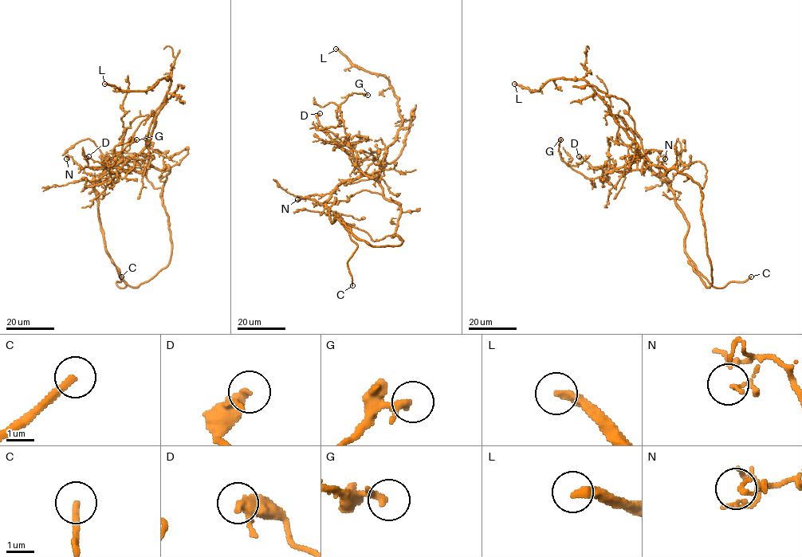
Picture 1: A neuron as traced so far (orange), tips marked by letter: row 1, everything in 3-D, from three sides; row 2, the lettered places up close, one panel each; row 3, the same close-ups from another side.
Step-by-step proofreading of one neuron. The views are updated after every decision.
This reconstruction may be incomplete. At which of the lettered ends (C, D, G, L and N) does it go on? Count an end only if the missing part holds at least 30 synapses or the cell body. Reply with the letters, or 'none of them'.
L

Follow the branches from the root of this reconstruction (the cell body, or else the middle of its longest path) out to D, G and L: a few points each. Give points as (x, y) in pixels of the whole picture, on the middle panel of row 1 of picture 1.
D: (359, 177), (360, 170), (351, 149), (320, 124), (317, 117), (320, 113)
G: (359, 177), (360, 170), (348, 145), (340, 104), (353, 93), (367, 95)
L: (359, 177), (379, 171), (385, 150), (395, 139), (402, 119), (390, 82), (382, 75), (355, 67), (336, 49)

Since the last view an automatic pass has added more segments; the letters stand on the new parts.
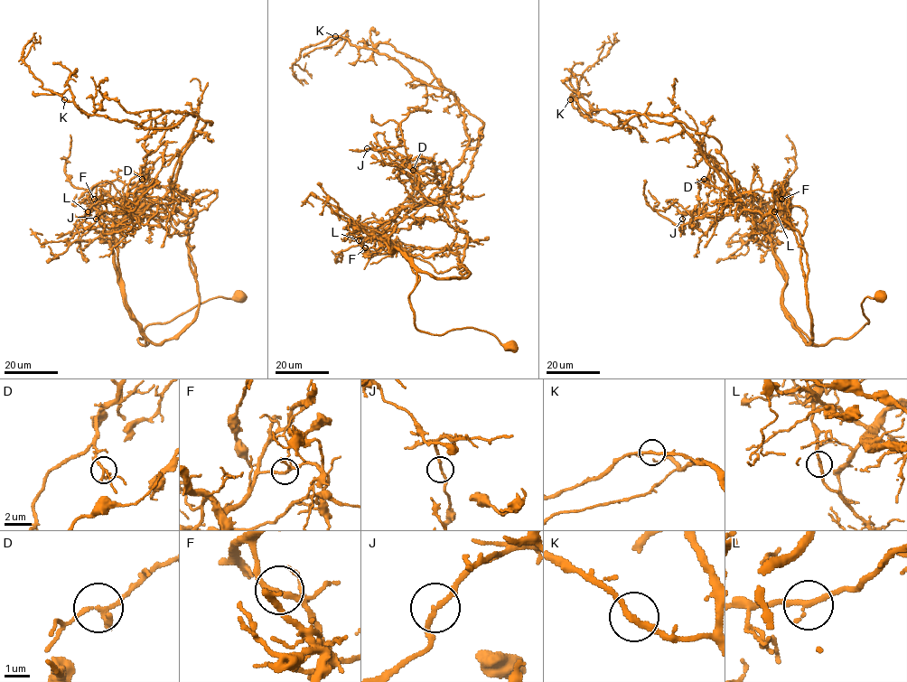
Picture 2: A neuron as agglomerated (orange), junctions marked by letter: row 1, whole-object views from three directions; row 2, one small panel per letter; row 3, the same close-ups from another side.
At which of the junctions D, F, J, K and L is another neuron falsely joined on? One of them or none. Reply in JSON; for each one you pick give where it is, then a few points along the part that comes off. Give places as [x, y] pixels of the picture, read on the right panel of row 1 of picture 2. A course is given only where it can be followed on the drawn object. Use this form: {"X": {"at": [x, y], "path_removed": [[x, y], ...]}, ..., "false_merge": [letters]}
{"D": {"at": [704, 179], "path_removed": [[703, 179], [721, 168], [767, 206], [781, 304], [812, 345], [851, 338], [868, 322], [861, 303], [882, 295]]}, "false_merge": ["D"]}

